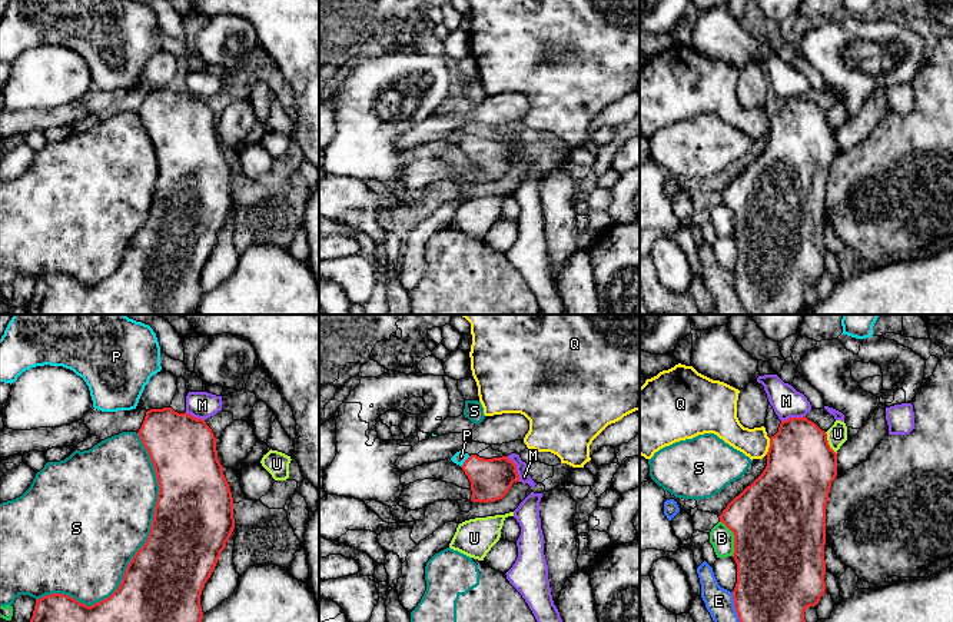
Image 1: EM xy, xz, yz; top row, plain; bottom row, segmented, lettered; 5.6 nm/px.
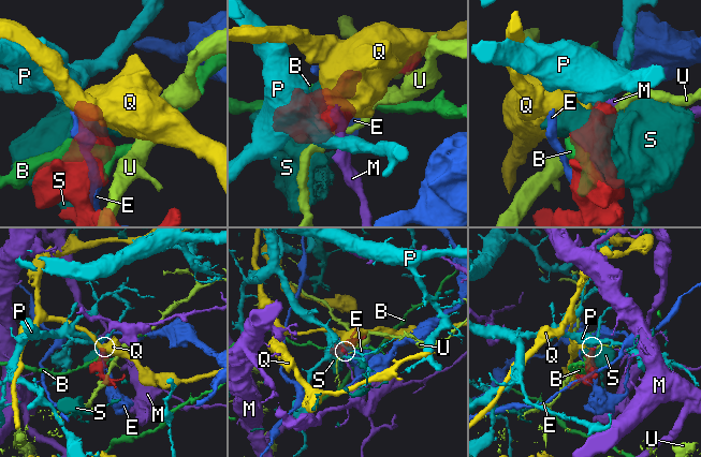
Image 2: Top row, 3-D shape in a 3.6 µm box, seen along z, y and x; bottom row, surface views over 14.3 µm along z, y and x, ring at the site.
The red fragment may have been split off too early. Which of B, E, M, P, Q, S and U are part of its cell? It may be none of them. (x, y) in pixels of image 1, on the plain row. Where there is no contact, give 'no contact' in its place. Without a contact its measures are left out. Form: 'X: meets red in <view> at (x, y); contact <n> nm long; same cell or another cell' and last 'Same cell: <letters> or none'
B: meets red in yz at (734, 218); contact 220 nm long; another cell
E: meets red in yz at (737, 293); contact 260 nm long; another cell
M: meets red in xz at (515, 149); contact 160 nm long; another cell
P: meets red in xz at (464, 142); contact 80 nm long; same cell
Q: meets red in yz at (770, 126); contact 100 nm long; another cell
S: meets red in xy at (138, 230); contact 1100 nm long; another cell
U: meets red in yz at (827, 123); contact 140 nm long; another cell
Same cell: P

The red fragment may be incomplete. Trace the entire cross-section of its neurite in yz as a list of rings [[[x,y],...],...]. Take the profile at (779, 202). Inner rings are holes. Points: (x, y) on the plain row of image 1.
[[[790,97],[770,117],[767,146],[718,196],[734,213],[734,287],[748,315],[801,315],[804,292],[826,272],[826,186],[837,133],[814,102]]]

